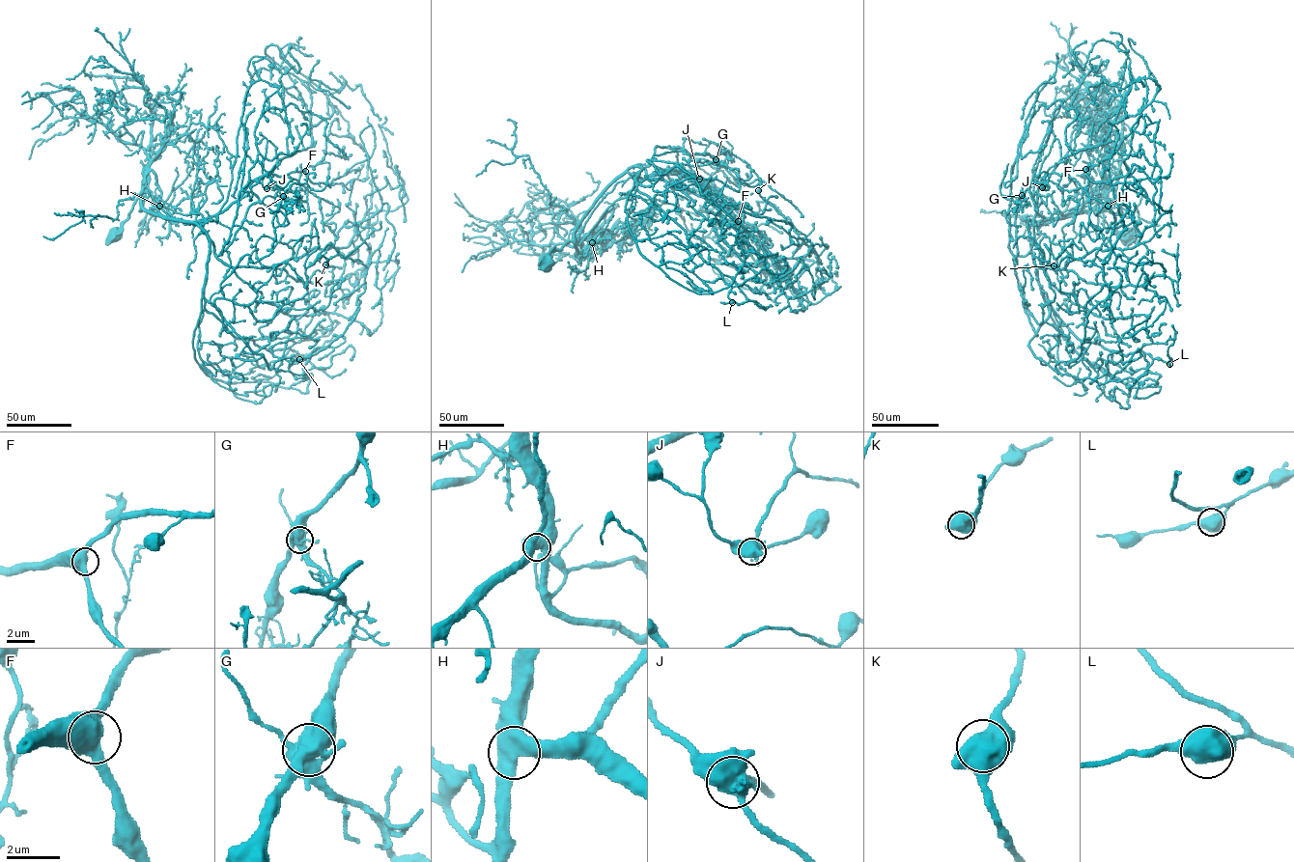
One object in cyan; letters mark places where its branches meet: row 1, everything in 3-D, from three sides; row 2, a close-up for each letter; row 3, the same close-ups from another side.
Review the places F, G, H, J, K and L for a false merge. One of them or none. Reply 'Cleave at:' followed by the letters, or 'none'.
Cleave at: G

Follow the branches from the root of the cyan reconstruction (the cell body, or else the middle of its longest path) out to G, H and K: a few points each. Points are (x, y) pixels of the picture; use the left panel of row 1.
G: (112, 236), (139, 198), (193, 221), (209, 242), (204, 296), (232, 331), (220, 283), (270, 252), (283, 196)
H: (112, 236), (131, 210), (139, 197), (143, 177), (150, 171), (154, 173), (161, 192), (159, 206)
K: (112, 236), (139, 198), (197, 224), (204, 296), (270, 369), (325, 349), (358, 310), (366, 266), (325, 264)

